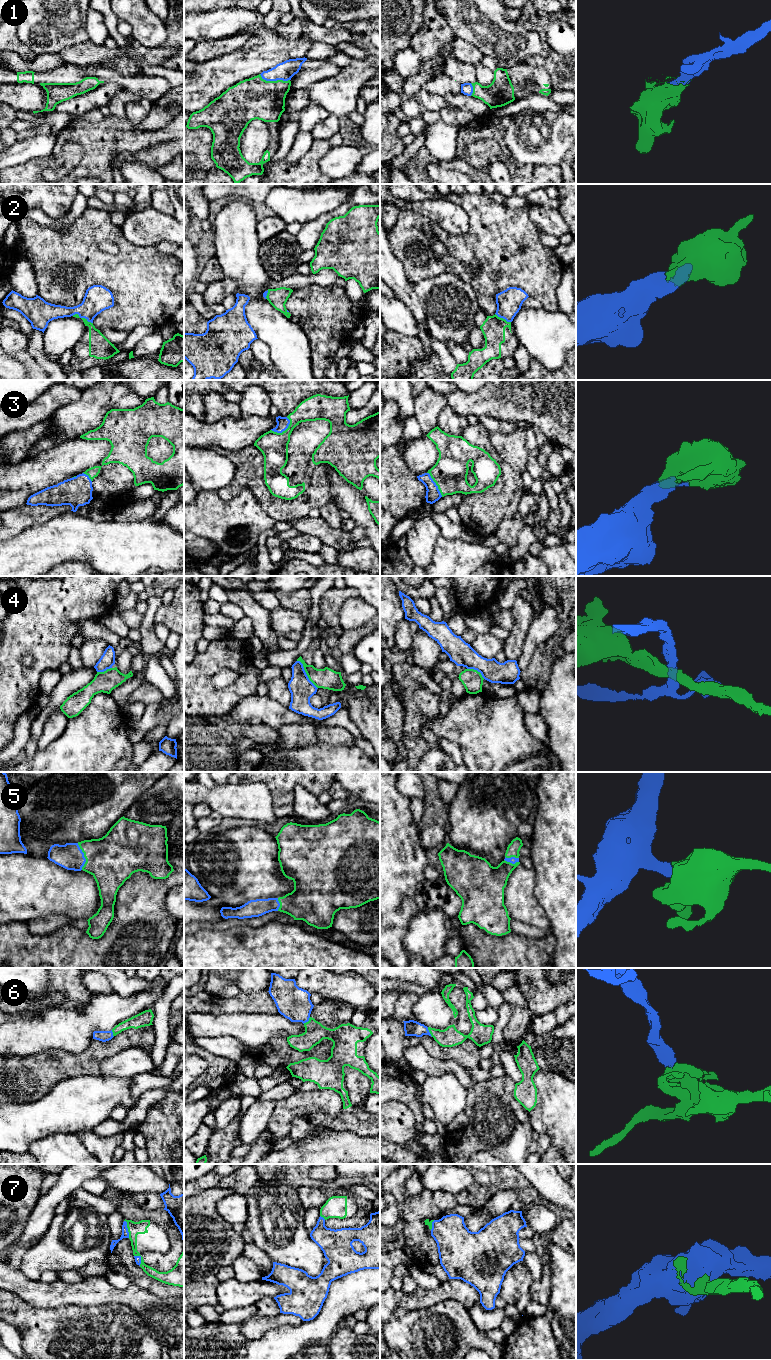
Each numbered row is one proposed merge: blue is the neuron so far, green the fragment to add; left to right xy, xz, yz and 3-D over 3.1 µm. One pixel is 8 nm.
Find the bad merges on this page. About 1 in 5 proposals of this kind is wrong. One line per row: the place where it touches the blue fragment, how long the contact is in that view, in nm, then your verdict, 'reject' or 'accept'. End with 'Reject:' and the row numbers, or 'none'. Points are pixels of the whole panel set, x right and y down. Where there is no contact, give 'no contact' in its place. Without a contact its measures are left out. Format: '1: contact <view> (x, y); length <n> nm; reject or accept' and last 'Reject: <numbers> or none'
1: contact xz (274, 80); length 260 nm; accept
2: contact xy (82, 317); length 180 nm; accept
3: contact xz (282, 431); length 180 nm; accept
4: contact xz (306, 674); length 280 nm; reject
5: contact xy (83, 856); length 220 nm; accept
6: contact yz (429, 1032); length 90 nm; accept
7: contact xy (127, 1229); length 150 nm; accept
Reject: 4

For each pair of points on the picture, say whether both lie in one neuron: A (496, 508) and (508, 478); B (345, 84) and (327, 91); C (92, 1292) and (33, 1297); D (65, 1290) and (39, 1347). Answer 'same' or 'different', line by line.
A: same
B: same
C: same
D: different

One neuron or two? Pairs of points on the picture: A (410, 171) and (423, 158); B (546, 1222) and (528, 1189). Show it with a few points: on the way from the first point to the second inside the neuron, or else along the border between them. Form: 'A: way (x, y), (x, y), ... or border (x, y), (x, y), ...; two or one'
A: way (413, 168), (420, 161); one
B: border (536, 1202), (530, 1205); two

